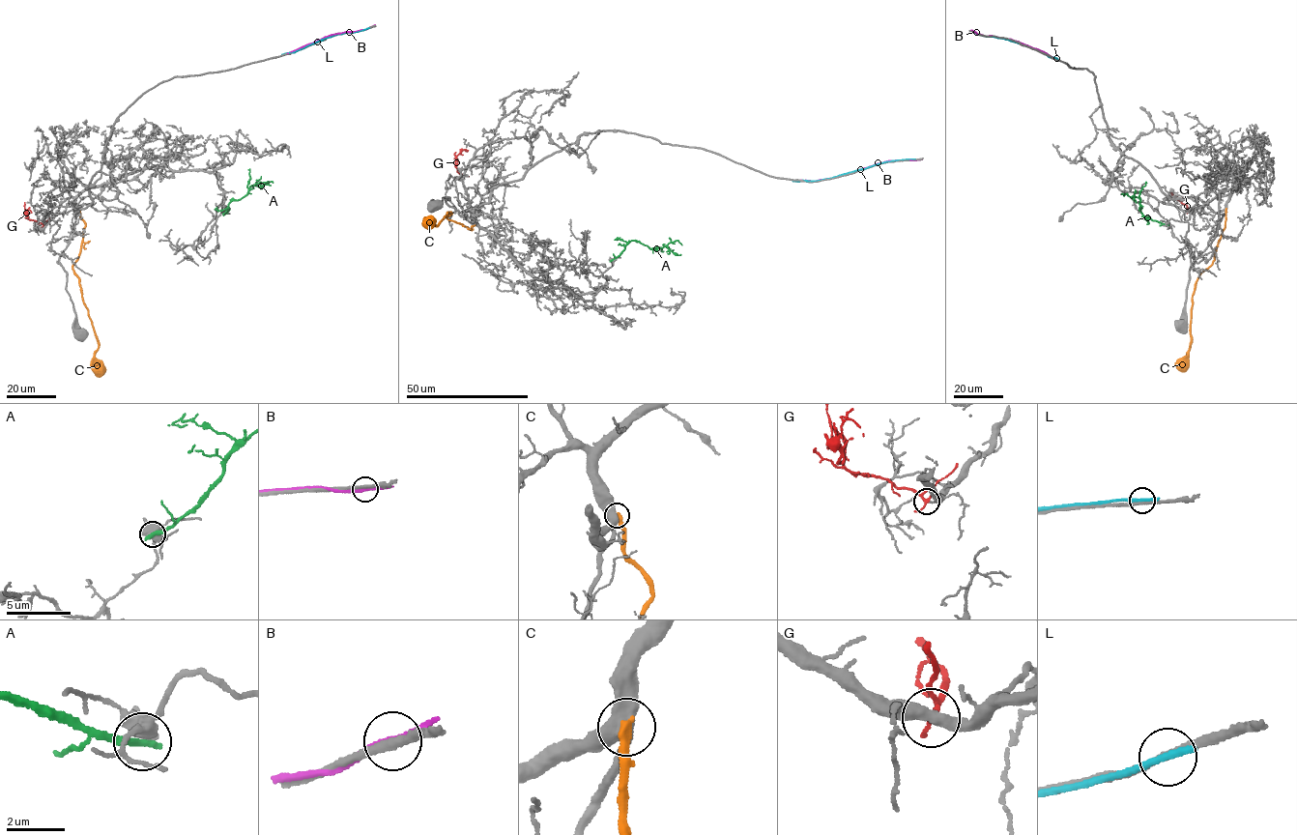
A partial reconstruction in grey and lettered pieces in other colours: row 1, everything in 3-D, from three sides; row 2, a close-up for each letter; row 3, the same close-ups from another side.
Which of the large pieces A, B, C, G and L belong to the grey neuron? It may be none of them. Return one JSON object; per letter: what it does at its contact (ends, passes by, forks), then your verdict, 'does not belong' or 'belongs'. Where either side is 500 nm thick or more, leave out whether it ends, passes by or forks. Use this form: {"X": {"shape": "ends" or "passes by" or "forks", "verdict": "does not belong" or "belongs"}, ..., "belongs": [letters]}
{"A": {"shape": "ends", "verdict": "does not belong"}, "B": {"shape": "passes by", "verdict": "does not belong"}, "C": {"shape": "ends", "verdict": "does not belong"}, "G": {"shape": "forks", "verdict": "belongs"}, "L": {"shape": "passes by", "verdict": "does not belong"}, "belongs": ["G"]}

